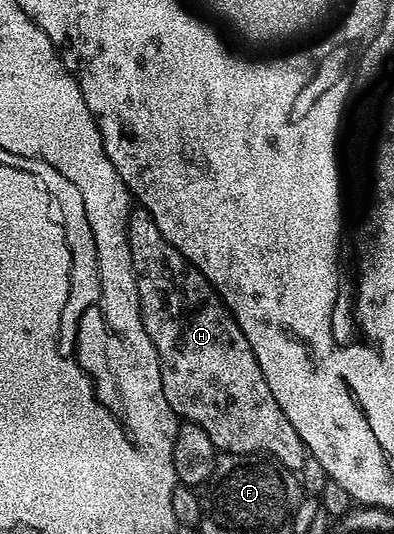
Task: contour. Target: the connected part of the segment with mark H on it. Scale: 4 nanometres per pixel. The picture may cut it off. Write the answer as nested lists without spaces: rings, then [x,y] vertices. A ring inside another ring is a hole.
[[[135,206],[135,209],[131,212],[131,217],[129,217],[128,220],[126,217],[125,245],[131,255],[133,270],[135,271],[135,281],[137,282],[137,290],[139,291],[141,322],[145,326],[145,334],[149,338],[149,342],[153,342],[153,346],[159,355],[161,386],[163,387],[163,393],[169,402],[171,411],[175,413],[176,417],[182,418],[184,421],[201,426],[201,430],[205,430],[205,434],[209,434],[209,438],[220,453],[254,452],[256,454],[270,454],[283,465],[284,469],[302,469],[305,459],[304,442],[297,434],[297,430],[293,430],[293,422],[289,422],[289,418],[285,418],[281,406],[277,406],[277,398],[273,398],[273,390],[269,390],[269,382],[265,382],[265,374],[261,374],[261,366],[257,362],[257,358],[253,354],[253,350],[241,330],[241,326],[237,326],[237,322],[231,317],[231,311],[229,311],[226,304],[223,303],[223,297],[220,296],[219,293],[215,291],[215,287],[213,287],[198,270],[188,264],[182,254],[165,239],[159,227],[155,225],[155,219],[153,219],[150,212],[142,206]]]

